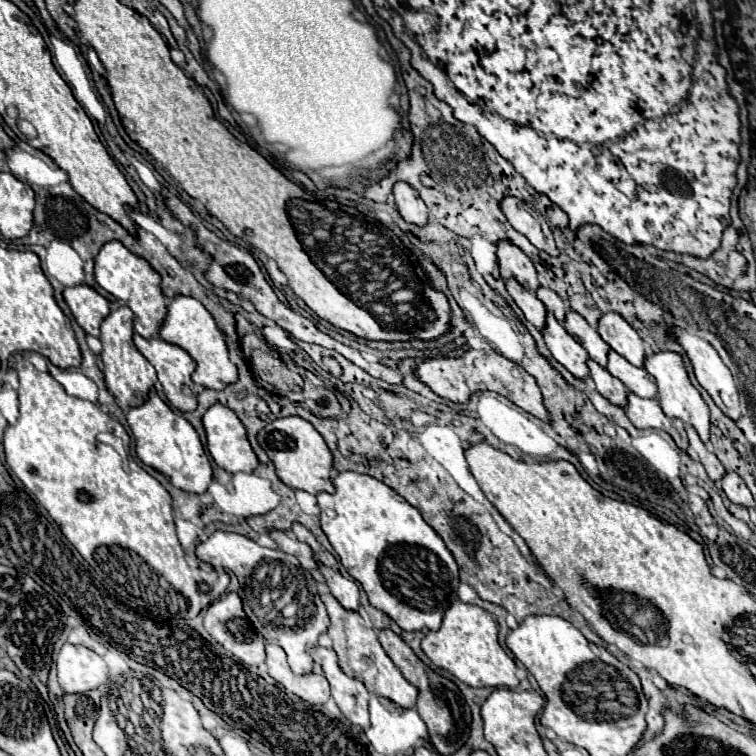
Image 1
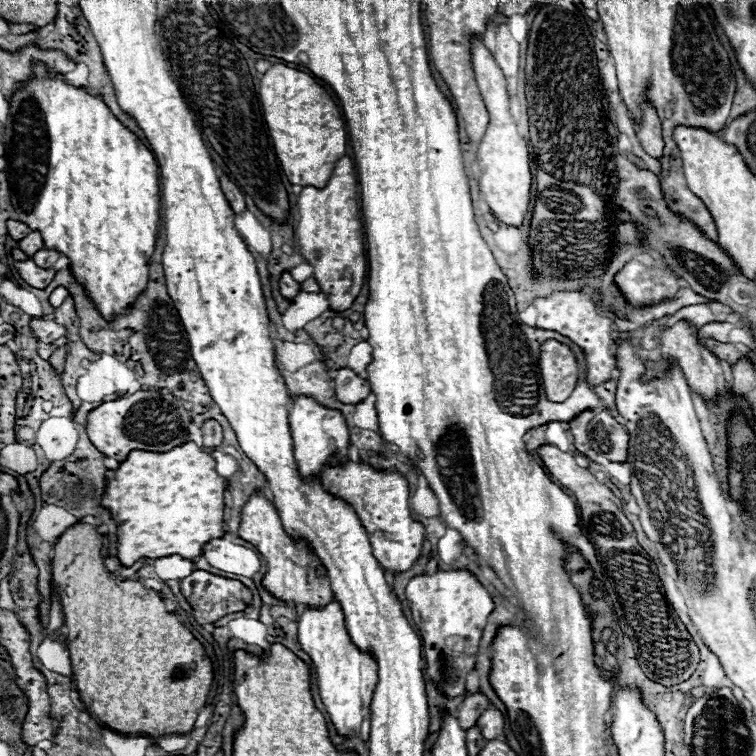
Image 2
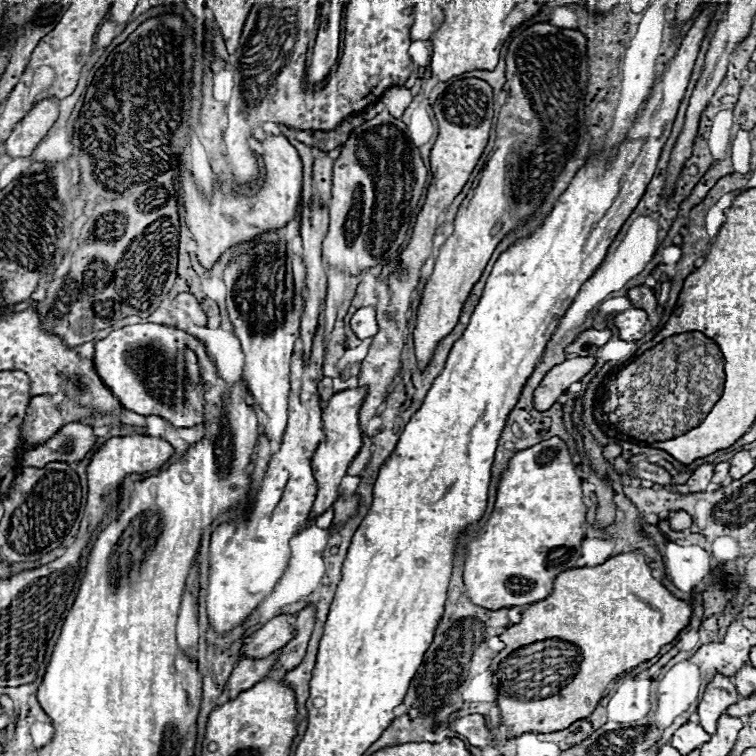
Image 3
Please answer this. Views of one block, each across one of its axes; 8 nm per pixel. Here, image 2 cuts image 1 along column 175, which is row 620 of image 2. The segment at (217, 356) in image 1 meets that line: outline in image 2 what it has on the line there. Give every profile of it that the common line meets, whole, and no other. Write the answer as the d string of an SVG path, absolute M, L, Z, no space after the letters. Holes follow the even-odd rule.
M332 600L326 608L306 608L298 618L298 642L300 648L310 656L314 664L318 694L322 704L326 706L328 718L336 730L336 734L344 738L352 738L360 732L360 726L370 712L372 694L376 688L376 662L372 654L360 652L346 632L344 614L336 600Z

